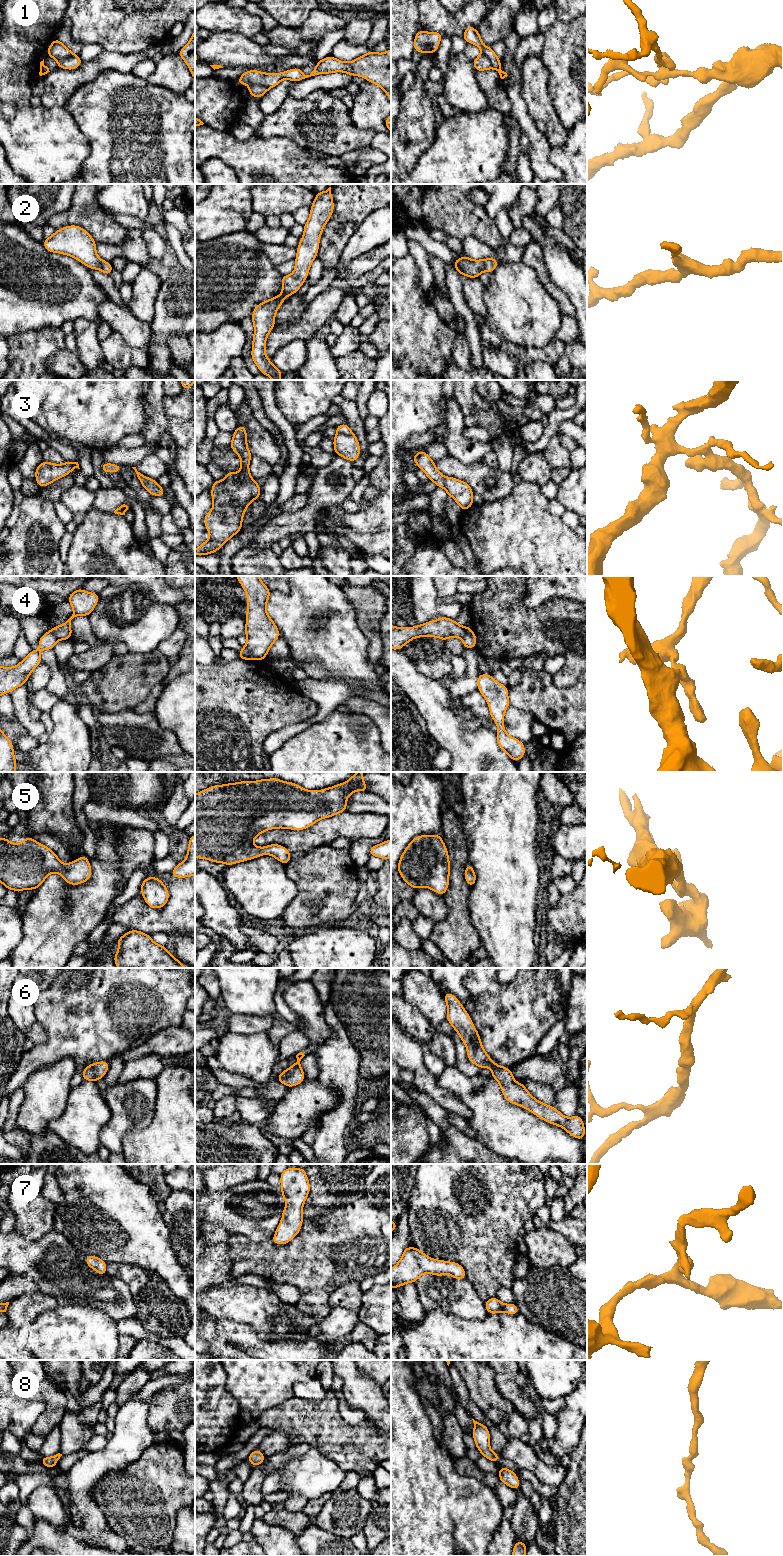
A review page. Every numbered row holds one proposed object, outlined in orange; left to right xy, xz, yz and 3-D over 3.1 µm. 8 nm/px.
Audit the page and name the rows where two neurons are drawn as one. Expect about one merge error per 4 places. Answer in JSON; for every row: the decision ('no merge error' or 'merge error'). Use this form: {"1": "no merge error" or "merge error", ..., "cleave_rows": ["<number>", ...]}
{"1": "merge error", "2": "no merge error", "3": "no merge error", "4": "merge error", "5": "no merge error", "6": "no merge error", "7": "no merge error", "8": "no merge error", "cleave_rows": ["1", "4"]}

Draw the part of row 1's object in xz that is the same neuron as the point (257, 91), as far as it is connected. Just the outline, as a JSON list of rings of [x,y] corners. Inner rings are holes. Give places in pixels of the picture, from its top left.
[[[250,84],[248,88],[249,95],[258,99],[262,97],[265,93],[267,93],[268,90],[269,88],[256,84]]]

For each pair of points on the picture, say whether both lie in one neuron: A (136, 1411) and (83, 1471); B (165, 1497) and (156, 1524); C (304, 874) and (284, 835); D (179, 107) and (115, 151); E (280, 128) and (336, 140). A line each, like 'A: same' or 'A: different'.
A: same
B: same
C: different
D: same
E: same

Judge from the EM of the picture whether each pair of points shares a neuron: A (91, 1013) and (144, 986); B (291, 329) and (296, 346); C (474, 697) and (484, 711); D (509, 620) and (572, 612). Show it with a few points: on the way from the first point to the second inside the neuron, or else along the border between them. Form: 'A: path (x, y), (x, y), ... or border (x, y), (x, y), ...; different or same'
A: path (104, 1013), (112, 1013), (131, 996); same
B: border (305, 340), (292, 339), (275, 353); different
C: path (475, 700), (481, 708); same
D: path (525, 620), (545, 620), (549, 616), (556, 616); same

